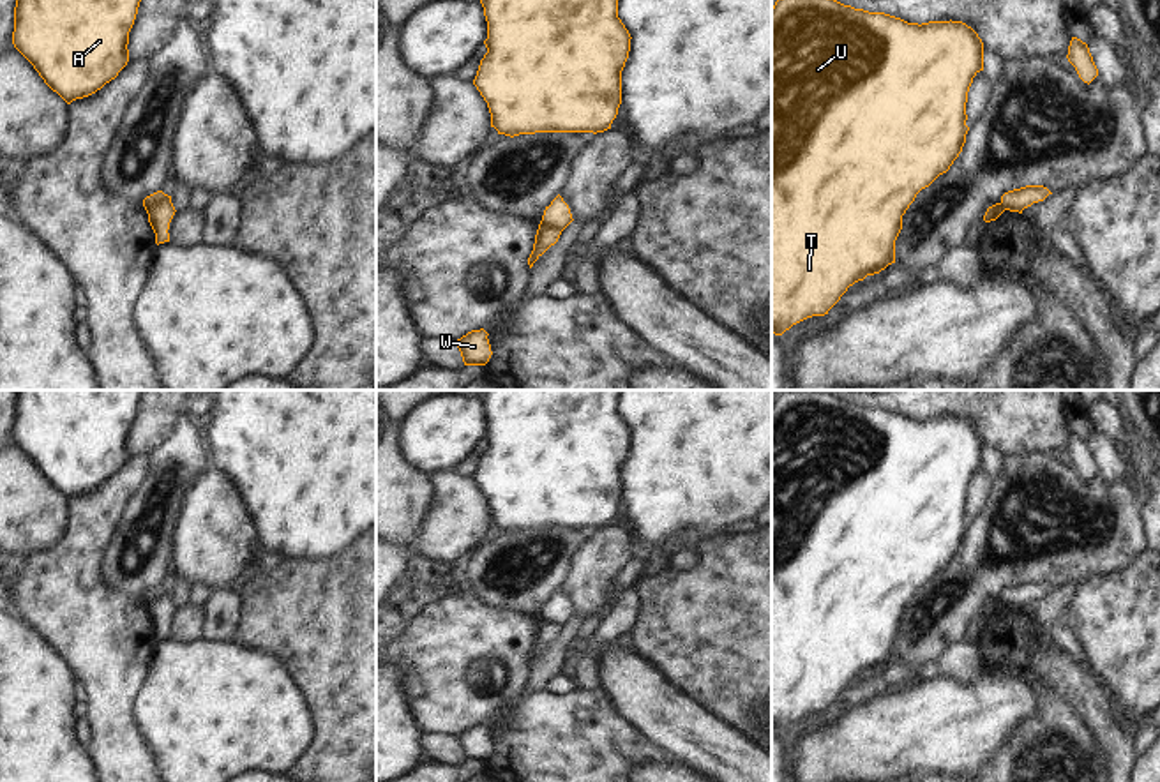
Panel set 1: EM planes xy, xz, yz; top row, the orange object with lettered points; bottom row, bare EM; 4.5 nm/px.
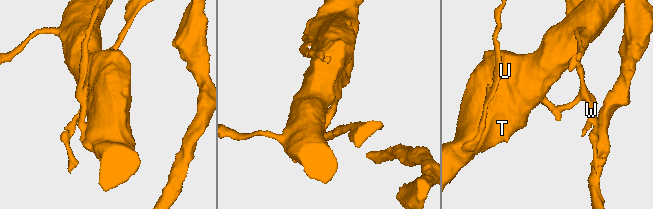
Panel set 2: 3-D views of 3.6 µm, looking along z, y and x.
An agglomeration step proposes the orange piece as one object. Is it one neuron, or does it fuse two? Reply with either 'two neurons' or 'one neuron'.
two neurons

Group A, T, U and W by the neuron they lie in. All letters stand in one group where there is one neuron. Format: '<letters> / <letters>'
A T U / W

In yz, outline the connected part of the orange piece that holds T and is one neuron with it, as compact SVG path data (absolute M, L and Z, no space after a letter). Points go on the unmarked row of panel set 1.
M786 390L775 397L772 402L772 727L775 731L807 713L828 710L849 681L895 658L902 611L916 590L946 568L962 547L969 526L968 487L980 466L983 466L983 438L962 417L908 418L885 408L844 401L825 390Z

